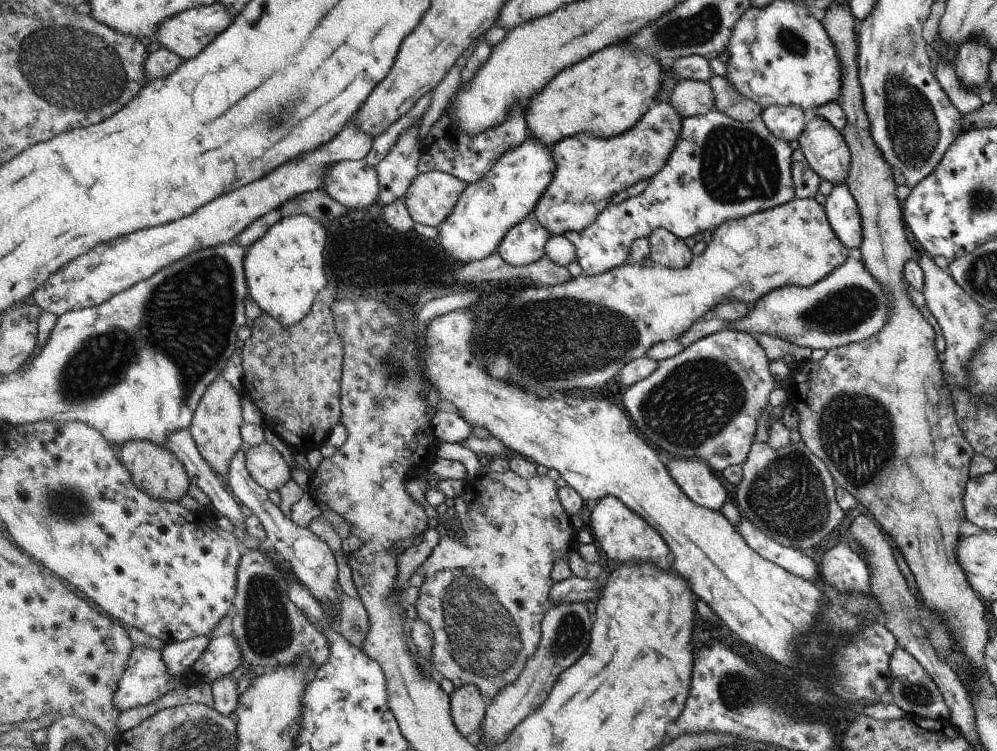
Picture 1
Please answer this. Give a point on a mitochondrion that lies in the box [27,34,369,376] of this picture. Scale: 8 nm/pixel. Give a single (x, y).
(280, 118)

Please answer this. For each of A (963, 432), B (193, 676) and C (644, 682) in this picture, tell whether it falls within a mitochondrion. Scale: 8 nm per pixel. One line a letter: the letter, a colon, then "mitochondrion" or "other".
A: other
B: other
C: other

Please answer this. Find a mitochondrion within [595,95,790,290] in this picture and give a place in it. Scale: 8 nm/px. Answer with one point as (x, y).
(736, 167)

